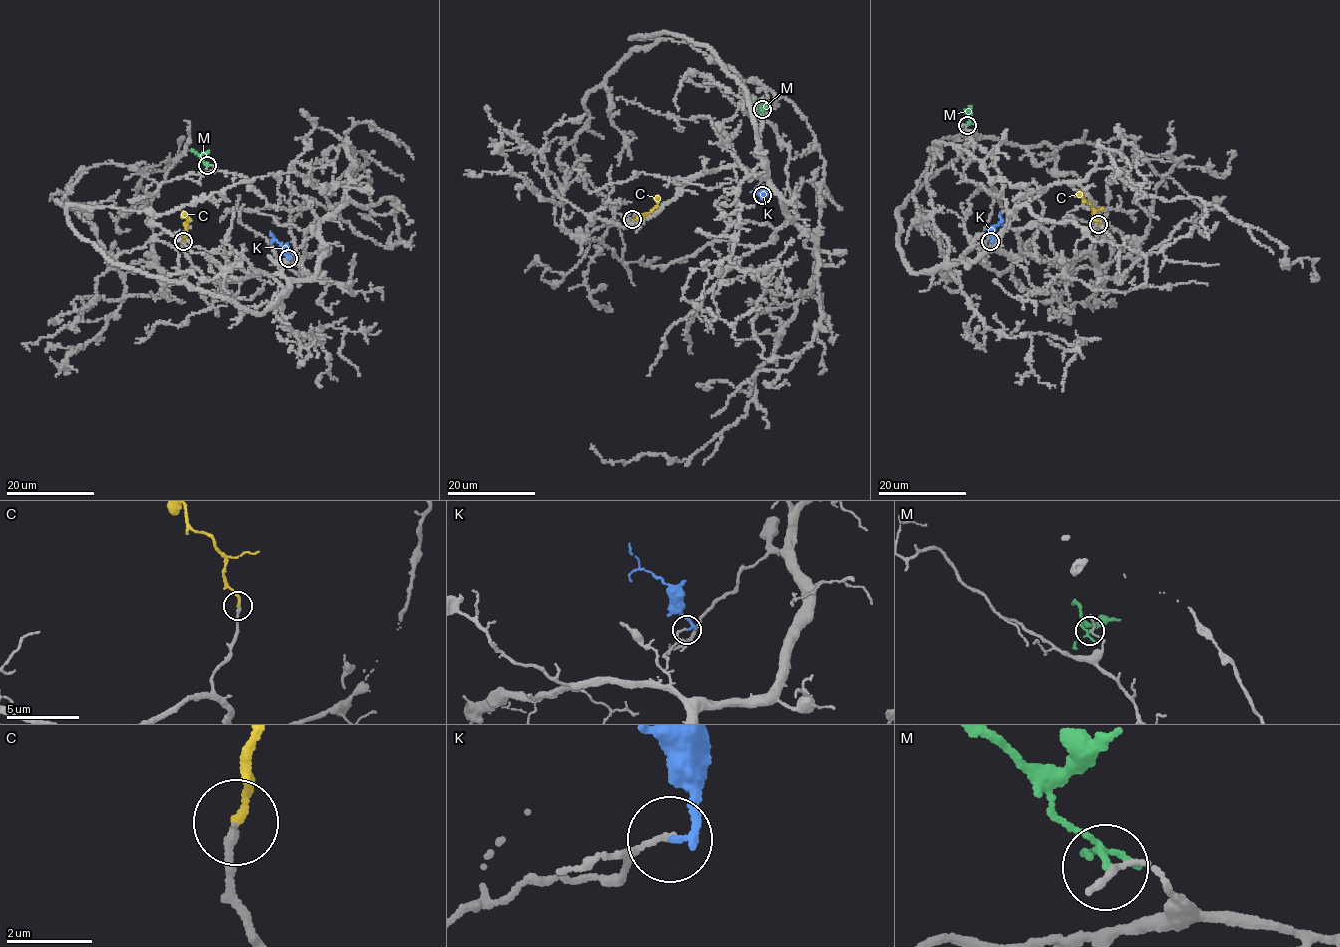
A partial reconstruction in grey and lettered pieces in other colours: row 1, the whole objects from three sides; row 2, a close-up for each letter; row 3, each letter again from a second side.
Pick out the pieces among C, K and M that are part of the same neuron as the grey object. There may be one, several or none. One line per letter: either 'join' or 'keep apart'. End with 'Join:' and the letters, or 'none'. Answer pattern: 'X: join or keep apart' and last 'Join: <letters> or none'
C: join
K: keep apart
M: keep apart
Join: C

